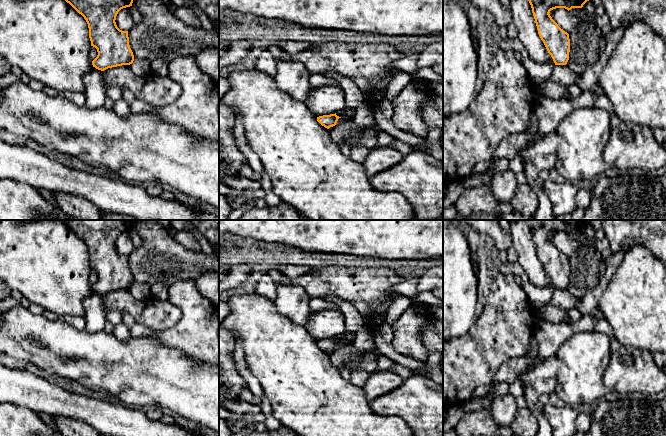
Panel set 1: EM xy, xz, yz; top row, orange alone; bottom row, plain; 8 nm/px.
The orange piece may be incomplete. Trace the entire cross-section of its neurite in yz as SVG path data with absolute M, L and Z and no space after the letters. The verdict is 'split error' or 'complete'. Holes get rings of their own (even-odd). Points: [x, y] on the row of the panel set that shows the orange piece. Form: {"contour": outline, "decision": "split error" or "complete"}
{"contour": "M528 0L537 26L538 34L543 41L548 53L551 55L555 65L566 65L569 60L570 39L569 34L561 29L550 16L550 11L556 8L582 8L589 0Z", "decision": "complete"}

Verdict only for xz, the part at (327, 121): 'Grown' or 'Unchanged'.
Unchanged

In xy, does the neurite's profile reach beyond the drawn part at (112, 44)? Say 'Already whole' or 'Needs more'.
Already whole

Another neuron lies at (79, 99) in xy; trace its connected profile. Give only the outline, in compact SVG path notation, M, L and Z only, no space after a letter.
M66 92L64 96L78 106L84 106L86 103L86 98L83 93Z

